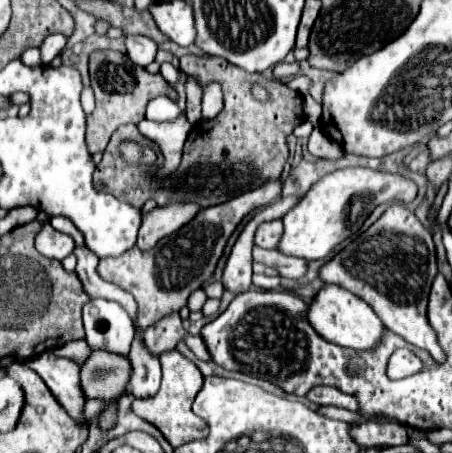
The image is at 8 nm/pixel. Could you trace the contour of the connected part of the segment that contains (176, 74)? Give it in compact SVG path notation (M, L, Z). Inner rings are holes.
M162 64L162 66L160 66L160 74L164 76L164 80L166 80L170 86L176 86L178 80L180 80L180 70L174 68L172 64Z

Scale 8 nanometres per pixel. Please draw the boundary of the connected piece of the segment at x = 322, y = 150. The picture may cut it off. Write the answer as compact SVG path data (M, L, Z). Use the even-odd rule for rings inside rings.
M314 128L308 140L308 150L310 154L318 156L318 158L340 158L342 156L342 148L338 142L332 142L332 138L328 138L320 128Z

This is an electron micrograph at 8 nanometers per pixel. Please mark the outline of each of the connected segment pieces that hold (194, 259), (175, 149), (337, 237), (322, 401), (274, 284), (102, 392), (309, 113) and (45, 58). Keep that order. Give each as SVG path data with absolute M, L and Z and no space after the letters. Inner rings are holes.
M276 178L276 180L268 180L264 186L252 190L248 194L242 194L240 198L234 198L232 202L204 208L194 216L192 222L184 224L178 232L162 238L152 250L142 252L134 246L132 250L124 252L118 258L100 260L98 274L104 280L122 286L136 298L136 302L138 302L136 324L144 330L144 328L152 326L154 322L158 322L162 316L186 306L190 292L198 290L206 280L210 280L210 276L216 268L216 262L224 252L226 240L236 230L240 220L250 210L270 204L280 194L282 194L282 180Z
M182 114L174 122L152 122L152 120L142 120L138 124L138 130L152 142L156 142L164 154L164 174L170 174L176 170L180 164L182 156L182 146L188 138L190 124L186 116Z
M342 168L320 178L310 192L300 200L300 206L294 206L284 220L284 234L280 238L278 250L282 254L320 260L326 258L340 242L356 234L368 214L382 202L402 200L410 202L416 196L416 184L408 178L396 174L384 174L370 168Z
M316 386L306 396L308 396L308 400L312 400L320 406L340 406L340 408L348 408L354 412L358 410L356 398L352 398L350 394L344 394L342 390L330 388L330 386Z
M254 276L252 282L254 282L256 288L262 288L262 290L276 290L276 288L280 286L280 276L276 276L276 278L270 278L270 276Z
M92 350L88 360L80 364L80 386L82 386L84 398L86 400L110 402L110 406L100 412L98 426L100 426L102 432L108 432L108 430L112 430L116 426L118 400L128 392L130 376L132 376L132 364L128 362L128 358L120 356L120 354L108 354L108 350Z
M306 94L306 96L304 96L304 114L306 114L306 118L308 118L314 126L318 126L318 124L320 124L322 106L320 106L318 102L314 102L310 94Z
M50 34L42 44L40 44L40 56L42 56L42 64L50 64L66 46L68 38L62 34Z

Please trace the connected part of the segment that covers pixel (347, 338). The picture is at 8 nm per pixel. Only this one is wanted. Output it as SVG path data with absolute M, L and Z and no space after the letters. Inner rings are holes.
M326 284L318 292L314 302L310 304L308 320L322 338L344 348L352 348L352 350L370 350L370 348L374 350L376 346L380 346L382 336L386 332L378 314L362 298L356 298L354 294L350 294L348 290L336 284Z

